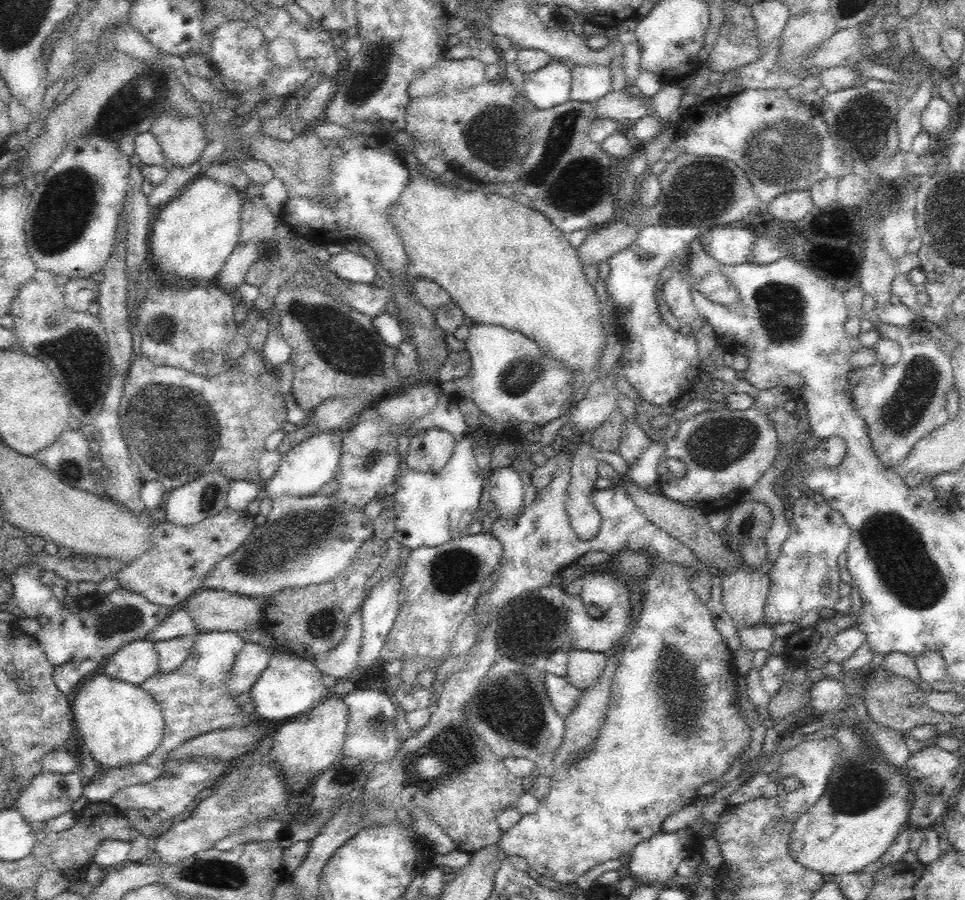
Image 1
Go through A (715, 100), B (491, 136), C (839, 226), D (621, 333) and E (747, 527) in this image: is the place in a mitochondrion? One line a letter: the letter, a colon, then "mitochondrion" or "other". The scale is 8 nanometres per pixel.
A: other
B: mitochondrion
C: other
D: other
E: mitochondrion

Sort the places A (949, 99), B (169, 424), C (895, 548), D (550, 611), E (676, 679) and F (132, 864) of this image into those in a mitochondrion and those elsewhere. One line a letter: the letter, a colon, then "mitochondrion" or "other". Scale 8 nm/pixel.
A: other
B: mitochondrion
C: mitochondrion
D: other
E: mitochondrion
F: other

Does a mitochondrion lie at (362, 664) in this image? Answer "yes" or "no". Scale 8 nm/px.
no

